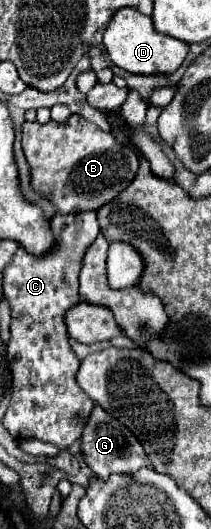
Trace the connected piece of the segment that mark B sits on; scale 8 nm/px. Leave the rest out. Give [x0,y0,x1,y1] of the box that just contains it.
[22,115,138,213]

